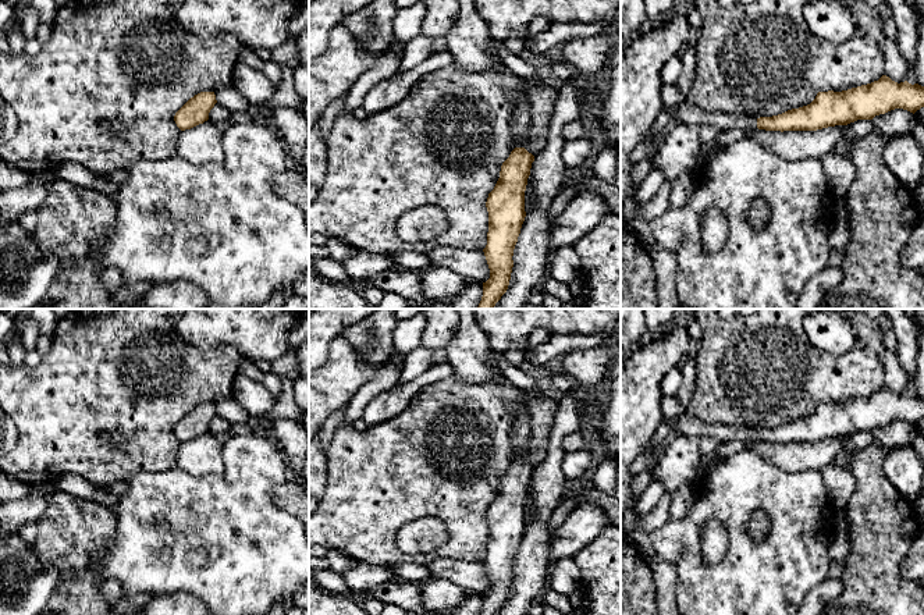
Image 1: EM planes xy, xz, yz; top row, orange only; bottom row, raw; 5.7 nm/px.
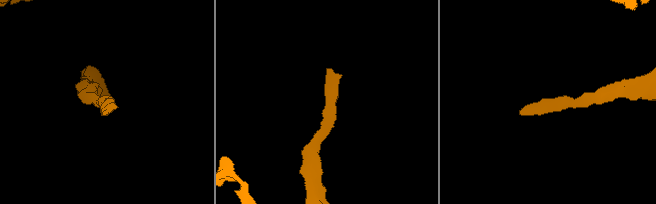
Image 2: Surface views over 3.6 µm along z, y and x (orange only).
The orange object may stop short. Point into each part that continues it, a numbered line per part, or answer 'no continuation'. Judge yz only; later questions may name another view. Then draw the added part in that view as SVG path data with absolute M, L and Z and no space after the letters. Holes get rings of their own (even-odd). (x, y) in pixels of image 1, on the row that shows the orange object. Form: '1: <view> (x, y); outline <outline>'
1: yz (685, 113); outline M686 100L674 109L674 122L712 125L719 131L742 128L744 131L757 129L757 117L753 115L732 115L721 111L699 109Z

